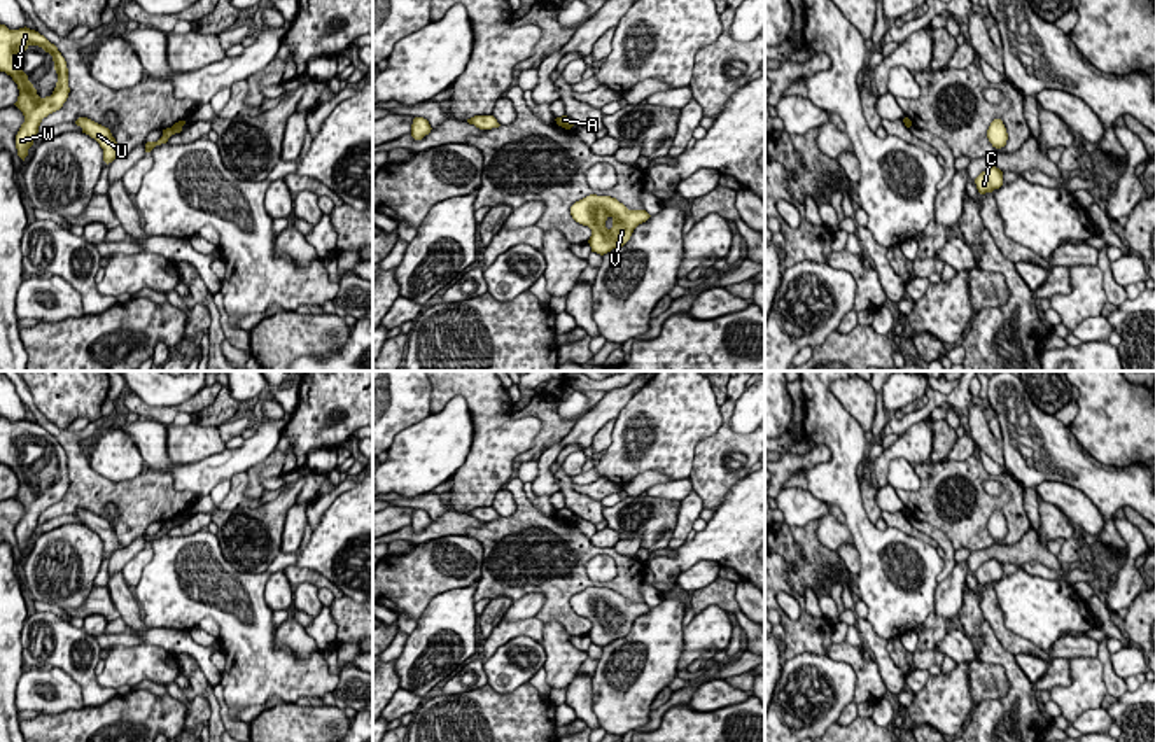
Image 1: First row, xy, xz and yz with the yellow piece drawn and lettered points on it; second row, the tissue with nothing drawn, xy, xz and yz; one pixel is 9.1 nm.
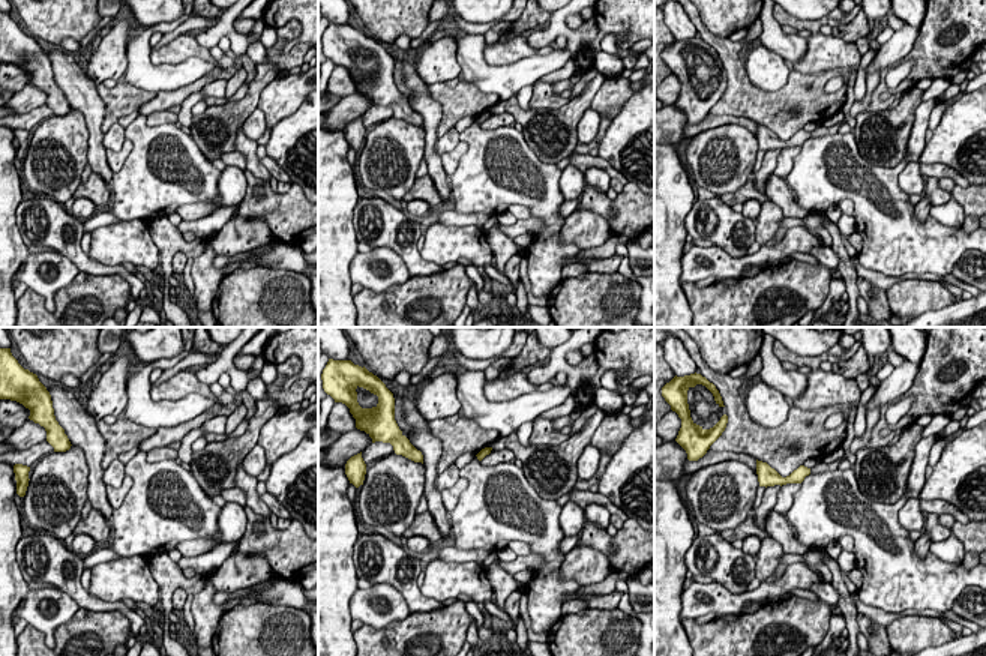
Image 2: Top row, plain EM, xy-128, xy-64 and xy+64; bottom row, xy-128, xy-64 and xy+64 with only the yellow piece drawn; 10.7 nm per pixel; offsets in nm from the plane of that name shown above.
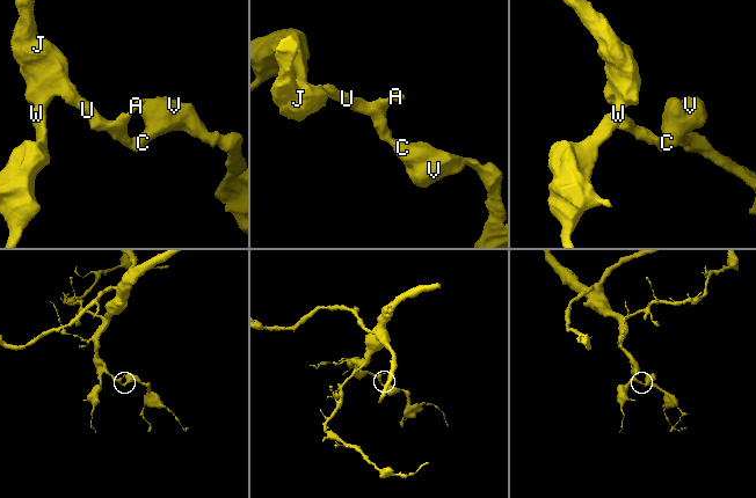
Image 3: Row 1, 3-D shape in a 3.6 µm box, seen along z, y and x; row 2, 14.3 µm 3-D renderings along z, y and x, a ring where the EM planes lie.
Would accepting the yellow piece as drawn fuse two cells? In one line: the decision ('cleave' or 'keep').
keep

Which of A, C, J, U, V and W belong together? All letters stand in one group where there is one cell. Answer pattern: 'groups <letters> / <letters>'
groups A C J U V W

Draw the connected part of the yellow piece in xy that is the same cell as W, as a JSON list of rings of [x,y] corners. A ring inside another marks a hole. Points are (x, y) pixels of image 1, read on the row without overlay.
[[[0,416],[0,464],[10,467],[19,481],[19,488],[14,497],[23,504],[24,514],[16,527],[16,541],[18,548],[24,553],[42,511],[60,502],[68,490],[70,480],[66,453],[58,439],[38,424],[26,418],[9,422],[5,416]],[[30,438],[38,438],[52,448],[58,474],[51,488],[40,490],[21,460],[21,446]]]

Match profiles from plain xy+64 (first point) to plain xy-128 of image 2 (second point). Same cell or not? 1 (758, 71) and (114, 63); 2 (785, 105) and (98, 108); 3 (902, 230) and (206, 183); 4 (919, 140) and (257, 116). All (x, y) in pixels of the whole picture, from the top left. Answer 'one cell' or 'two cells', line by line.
1: one cell
2: two cells
3: one cell
4: one cell

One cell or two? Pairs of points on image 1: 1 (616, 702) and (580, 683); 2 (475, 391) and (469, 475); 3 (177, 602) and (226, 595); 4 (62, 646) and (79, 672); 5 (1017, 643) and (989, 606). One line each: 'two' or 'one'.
1: two
2: one
3: one
4: one
5: one

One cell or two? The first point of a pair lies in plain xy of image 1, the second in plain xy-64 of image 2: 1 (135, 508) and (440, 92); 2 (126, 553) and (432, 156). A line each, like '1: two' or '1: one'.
1: one
2: two

